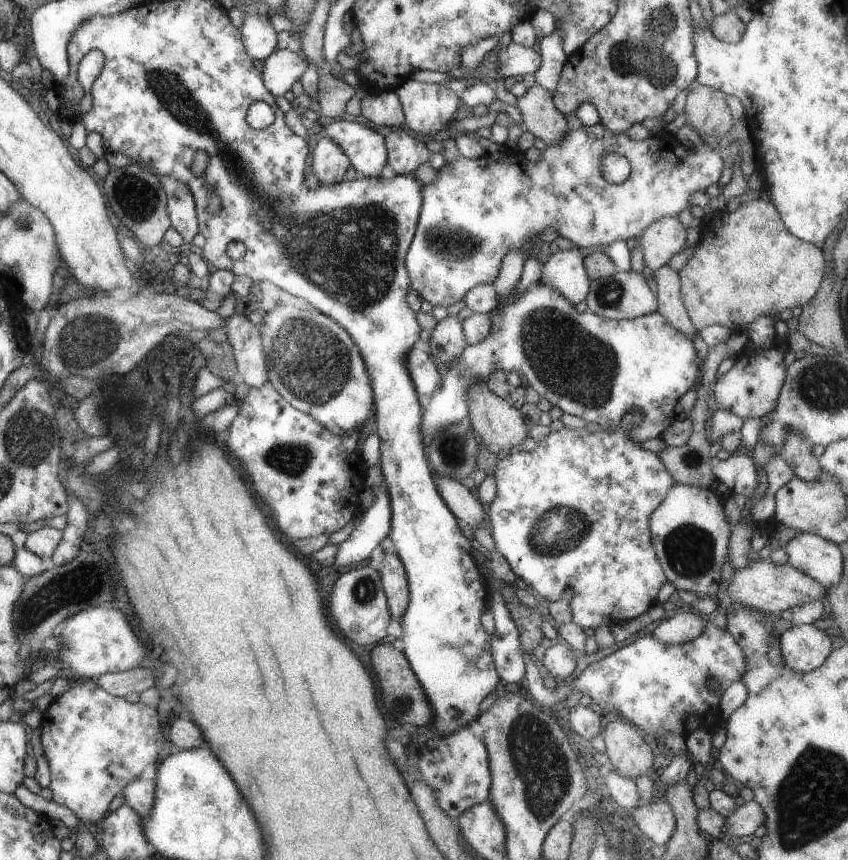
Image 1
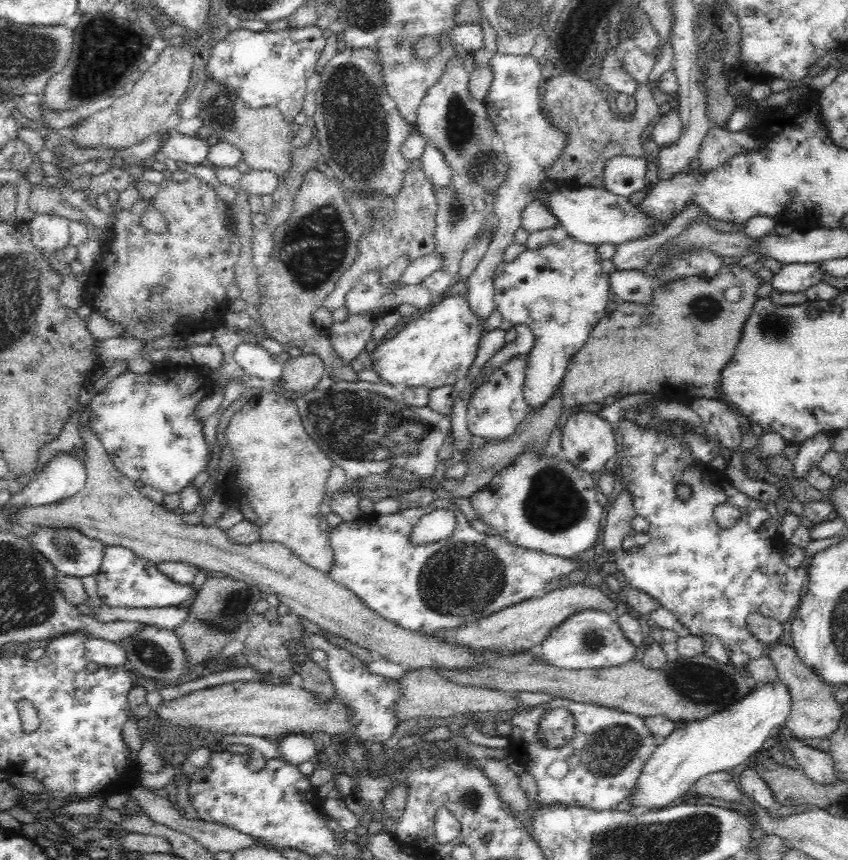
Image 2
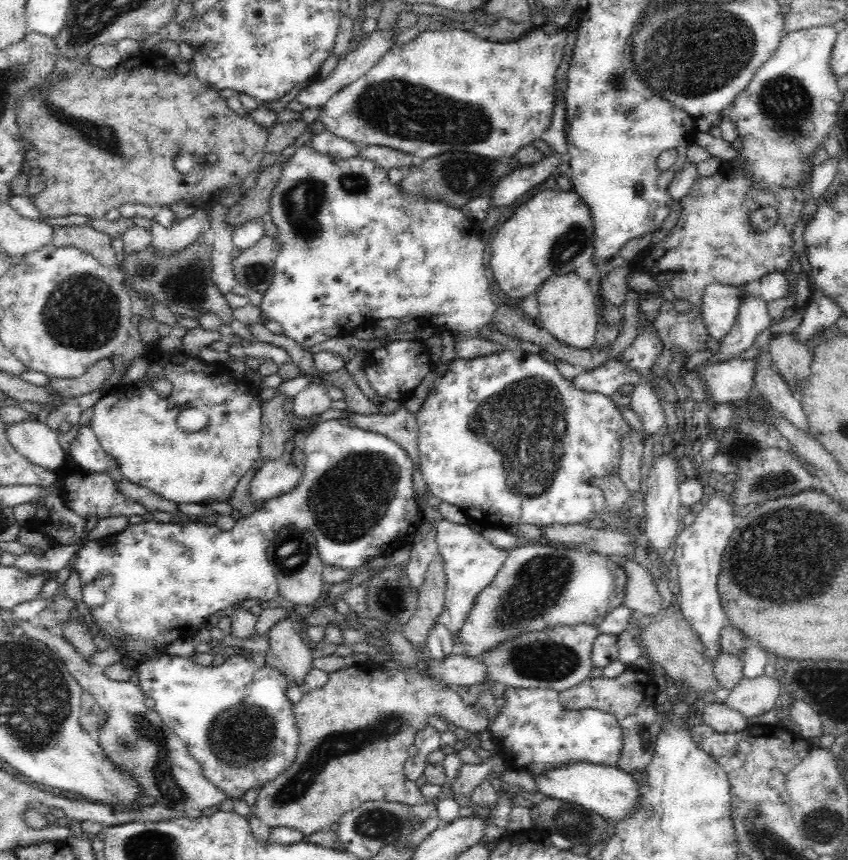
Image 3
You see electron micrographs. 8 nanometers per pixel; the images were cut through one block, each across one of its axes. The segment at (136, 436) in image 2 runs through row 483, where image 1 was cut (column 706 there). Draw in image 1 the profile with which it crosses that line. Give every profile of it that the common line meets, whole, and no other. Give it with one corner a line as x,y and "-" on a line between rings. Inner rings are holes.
600,123
594,125
583,125
577,130
569,129
569,132
565,132
561,136
561,140
557,144
551,144
548,148
541,149
541,156
539,160
535,162
527,162
527,159
523,154
519,156
513,156
513,154
505,153
503,158
495,160
495,158
480,156
476,159
468,159
461,155
455,156
451,162
445,161
443,166
437,170
437,178
429,184
421,185
421,206
419,216
416,222
416,229
411,240
411,244
408,246
405,263
406,273
409,277
409,289
415,291
417,296
421,298
421,301
427,301
431,306
441,306
447,308
457,300
461,300
464,294
475,284
489,283
495,280
498,273
500,260
505,256
505,253
511,252
511,250
520,249
523,246
523,242
531,236
535,236
537,232
541,232
546,228
551,228
557,232
557,236
561,238
567,238
569,242
573,242
574,246
605,246
607,247
615,240
627,240
627,238
637,238
651,222
655,222
657,218
663,218
665,216
676,216
678,212
681,212
684,208
689,208
689,198
695,194
695,192
704,192
707,186
717,183
717,179
721,176
721,170
723,170
723,161
718,154
718,147
714,140
704,139
703,144
695,146
693,150
691,148
685,148
673,134
669,134
666,130
656,135
649,134
644,140
631,140
624,133
613,134
605,130
-
609,153
619,154
624,156
627,162
630,164
630,172
627,178
621,183
609,184
605,182
601,176
601,159
603,156

